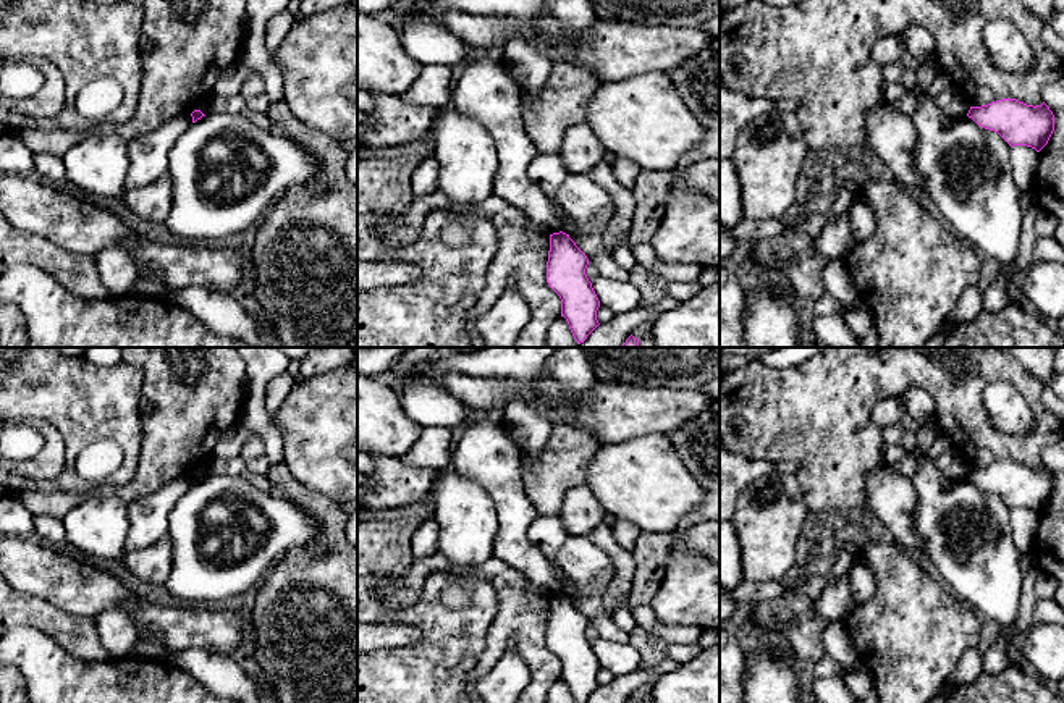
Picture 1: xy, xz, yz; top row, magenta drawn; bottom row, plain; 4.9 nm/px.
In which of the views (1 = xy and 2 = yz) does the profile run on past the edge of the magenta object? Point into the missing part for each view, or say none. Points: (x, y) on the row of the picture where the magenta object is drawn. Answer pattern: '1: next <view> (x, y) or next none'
1: next none
2: next none

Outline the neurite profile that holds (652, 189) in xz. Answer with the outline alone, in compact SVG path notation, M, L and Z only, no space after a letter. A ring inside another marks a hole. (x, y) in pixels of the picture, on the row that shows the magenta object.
M640 171L632 194L635 213L631 223L629 246L650 244L666 210L671 173Z

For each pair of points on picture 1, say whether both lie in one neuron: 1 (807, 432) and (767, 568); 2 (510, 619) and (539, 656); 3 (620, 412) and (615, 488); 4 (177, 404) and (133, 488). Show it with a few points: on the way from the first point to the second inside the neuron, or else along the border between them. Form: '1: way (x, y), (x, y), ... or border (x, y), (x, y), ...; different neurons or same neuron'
1: border (796, 475), (804, 503), (810, 511); different neurons
2: way (519, 627), (529, 637), (532, 647); same neuron
3: border (655, 432), (602, 443); different neurons
4: way (177, 425), (175, 442), (154, 467); same neuron

